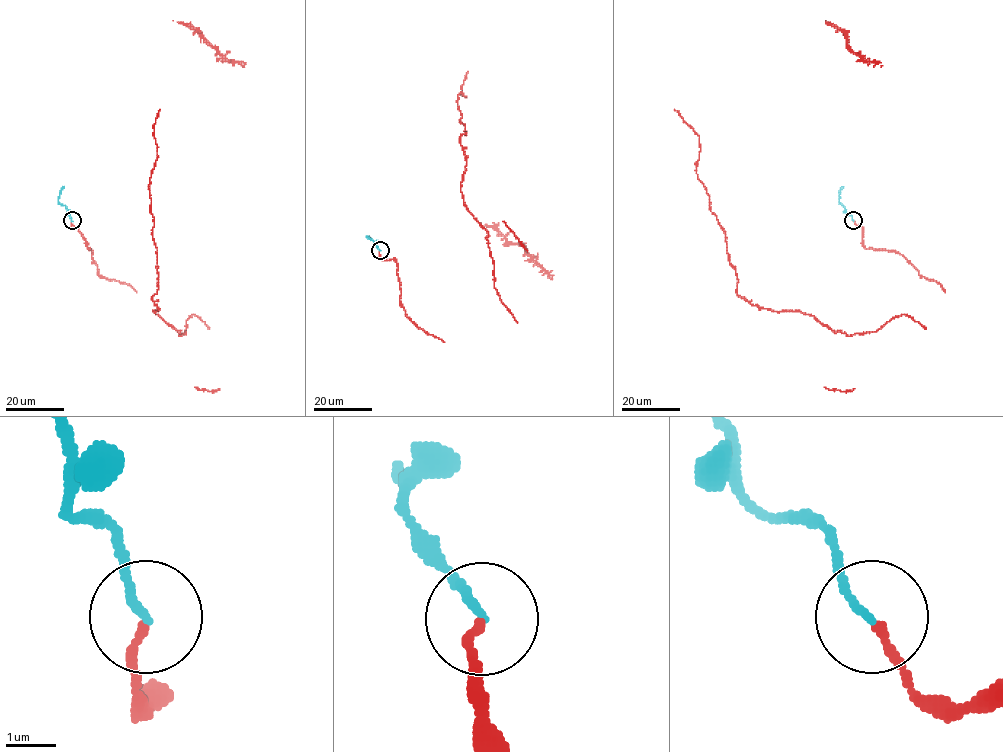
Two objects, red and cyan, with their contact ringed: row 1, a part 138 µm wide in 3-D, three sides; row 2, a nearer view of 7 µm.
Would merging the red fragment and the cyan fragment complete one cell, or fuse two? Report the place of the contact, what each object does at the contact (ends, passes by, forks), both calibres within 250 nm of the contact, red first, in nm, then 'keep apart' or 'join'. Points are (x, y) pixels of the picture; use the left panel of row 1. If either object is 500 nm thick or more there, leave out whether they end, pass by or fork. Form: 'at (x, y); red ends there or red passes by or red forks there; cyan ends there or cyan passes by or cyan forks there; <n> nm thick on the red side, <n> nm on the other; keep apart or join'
at (72, 220); red ends there; cyan ends there; 160 nm thick on the red side, 140 nm on the other; join

